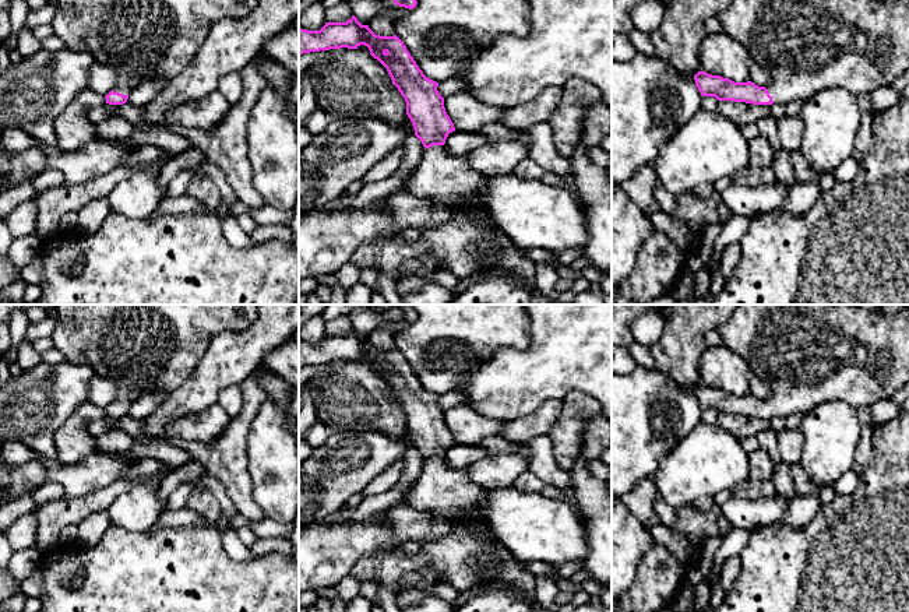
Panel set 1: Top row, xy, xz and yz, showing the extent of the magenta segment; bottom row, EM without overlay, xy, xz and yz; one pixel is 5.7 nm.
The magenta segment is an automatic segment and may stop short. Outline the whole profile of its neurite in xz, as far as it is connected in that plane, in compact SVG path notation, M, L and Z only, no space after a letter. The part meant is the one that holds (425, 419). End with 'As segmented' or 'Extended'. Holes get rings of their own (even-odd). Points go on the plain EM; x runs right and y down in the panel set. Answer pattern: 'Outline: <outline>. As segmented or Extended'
Outline: M355 328L346 335L325 335L320 344L299 342L299 369L341 360L357 362L360 358L367 359L370 367L387 381L392 397L405 411L406 428L413 437L415 449L424 460L419 478L404 500L426 514L454 523L455 527L444 537L419 542L422 549L415 556L398 548L362 558L352 567L350 576L360 581L384 585L399 594L409 591L402 585L405 576L423 569L434 569L440 574L440 583L451 584L458 592L465 592L486 581L503 581L507 588L535 602L536 577L525 569L524 562L518 562L486 532L480 514L486 489L476 486L469 476L468 468L450 469L445 467L444 457L448 447L455 444L454 436L445 425L444 411L437 404L438 395L423 387L404 355L397 348L376 348L369 338L362 338Z. Extended

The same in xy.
Outline: M56 305L57 323L50 337L66 359L87 363L98 376L117 384L120 394L105 412L109 418L123 418L140 395L155 388L170 393L184 384L209 342L223 331L247 330L257 320L257 309L258 305Z. Extended

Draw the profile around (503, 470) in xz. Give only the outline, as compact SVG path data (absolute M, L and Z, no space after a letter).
M518 453L486 456L466 467L471 479L478 488L498 489L512 488L514 482L526 471L529 461Z

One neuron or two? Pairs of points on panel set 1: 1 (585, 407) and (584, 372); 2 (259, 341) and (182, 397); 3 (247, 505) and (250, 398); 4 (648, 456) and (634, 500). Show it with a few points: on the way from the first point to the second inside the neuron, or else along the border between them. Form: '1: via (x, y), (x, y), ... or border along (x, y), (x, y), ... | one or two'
1: border along (562, 398), (571, 391), (584, 391), (596, 401) | two
2: via (239, 354), (232, 356), (201, 387) | one
3: via (236, 478), (236, 432), (239, 425) | one
4: border along (651, 475), (641, 477), (626, 493) | two

